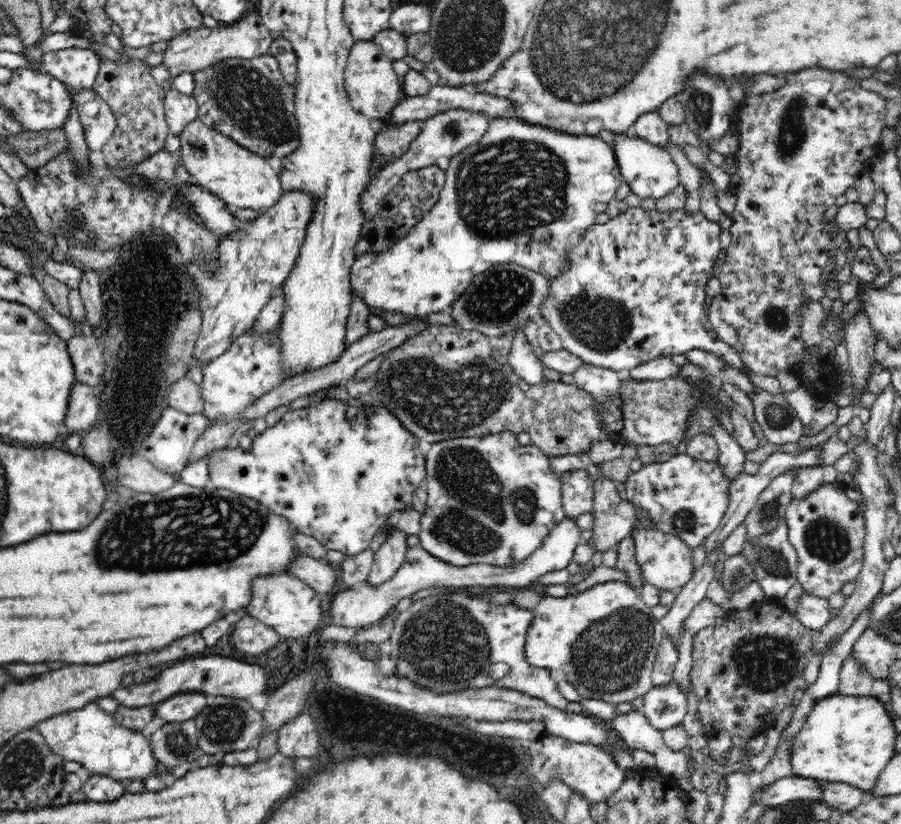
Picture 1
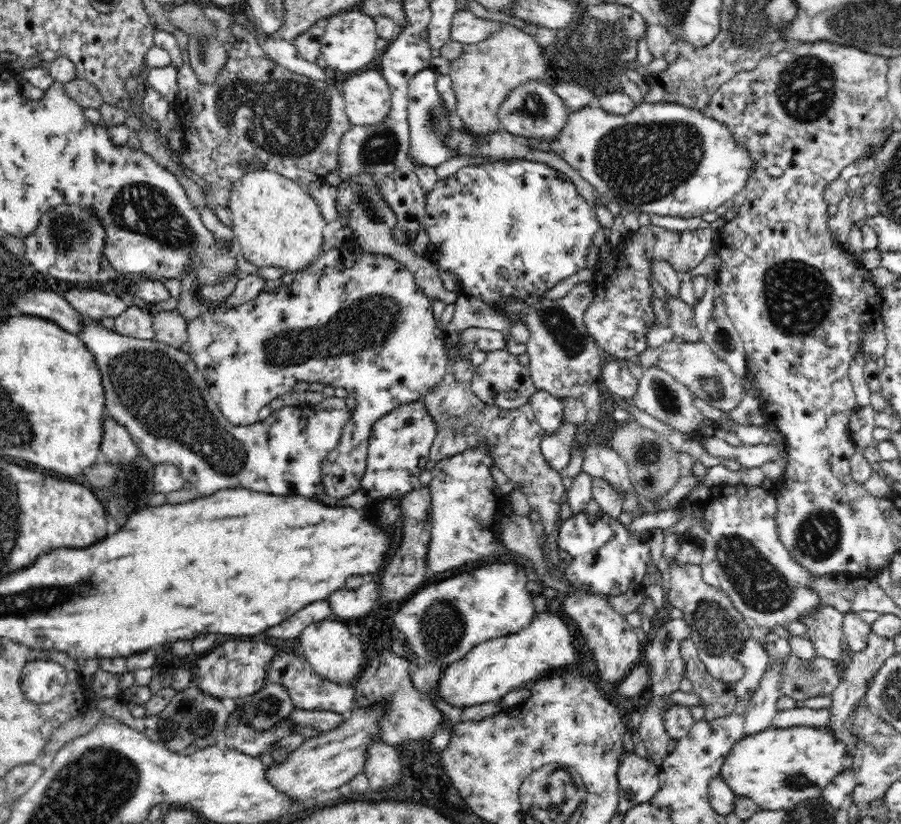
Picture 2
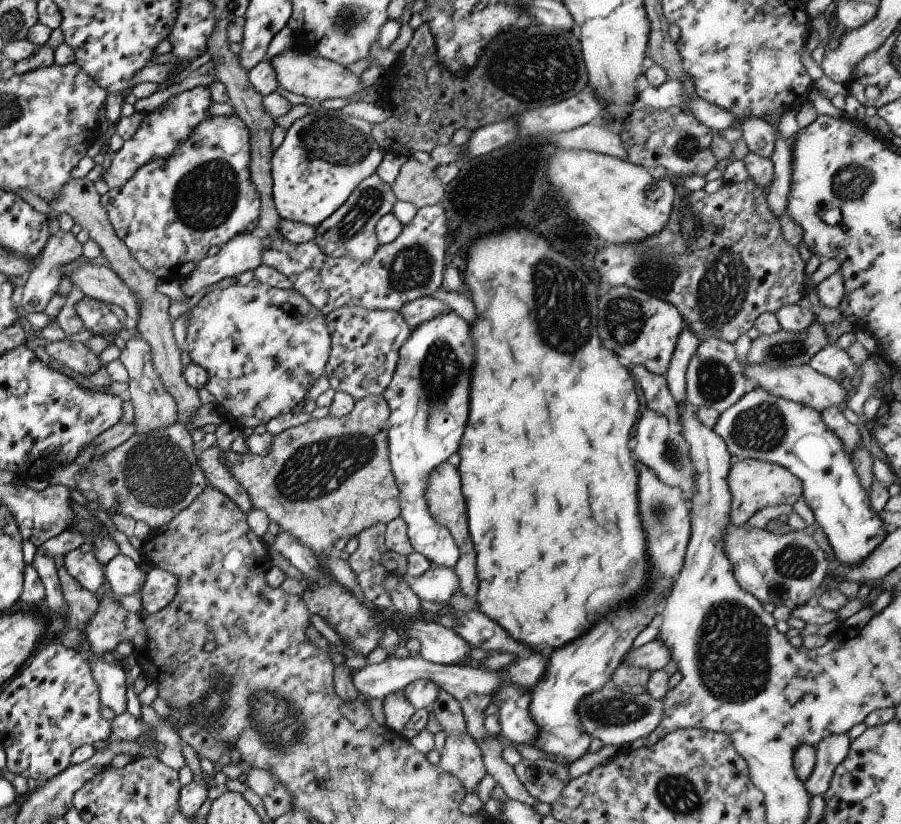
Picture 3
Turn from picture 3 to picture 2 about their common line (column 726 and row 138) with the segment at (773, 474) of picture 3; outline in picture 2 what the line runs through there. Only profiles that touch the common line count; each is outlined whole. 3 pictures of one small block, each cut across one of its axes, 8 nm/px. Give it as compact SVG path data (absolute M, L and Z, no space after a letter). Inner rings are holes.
M503 24L503 29L493 37L463 47L464 52L451 61L449 72L457 98L454 113L463 121L465 131L476 139L490 133L505 133L497 115L500 105L517 86L546 76L549 65L542 49L531 35L510 24Z

